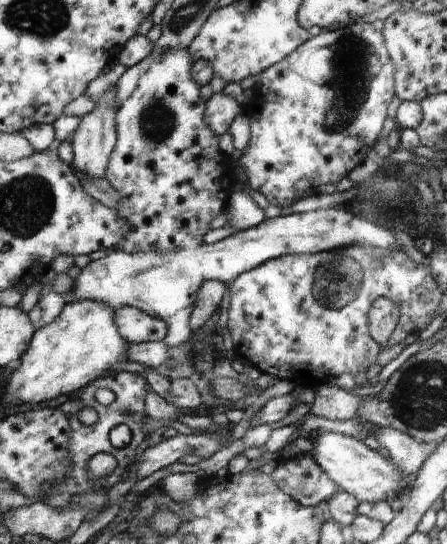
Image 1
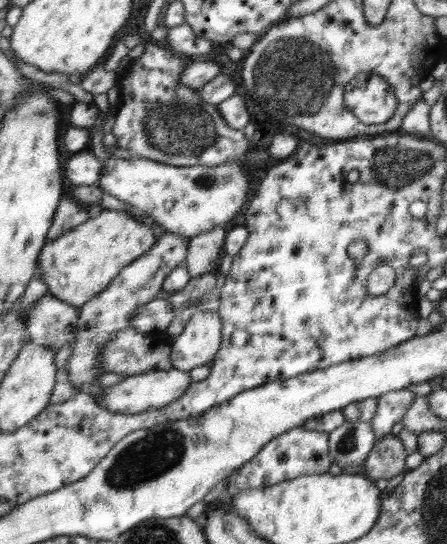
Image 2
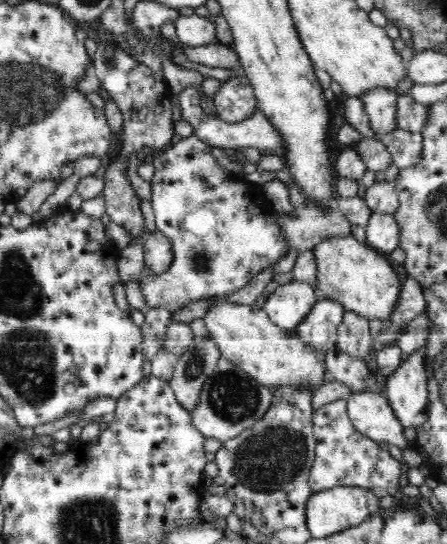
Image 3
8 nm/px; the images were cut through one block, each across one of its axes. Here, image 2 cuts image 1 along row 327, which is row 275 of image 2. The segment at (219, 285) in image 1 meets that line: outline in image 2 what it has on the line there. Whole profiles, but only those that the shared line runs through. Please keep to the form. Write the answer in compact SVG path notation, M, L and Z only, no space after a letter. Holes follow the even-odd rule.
M214 226L190 238L184 264L191 278L198 278L202 274L217 270L222 258L227 230L226 226Z

